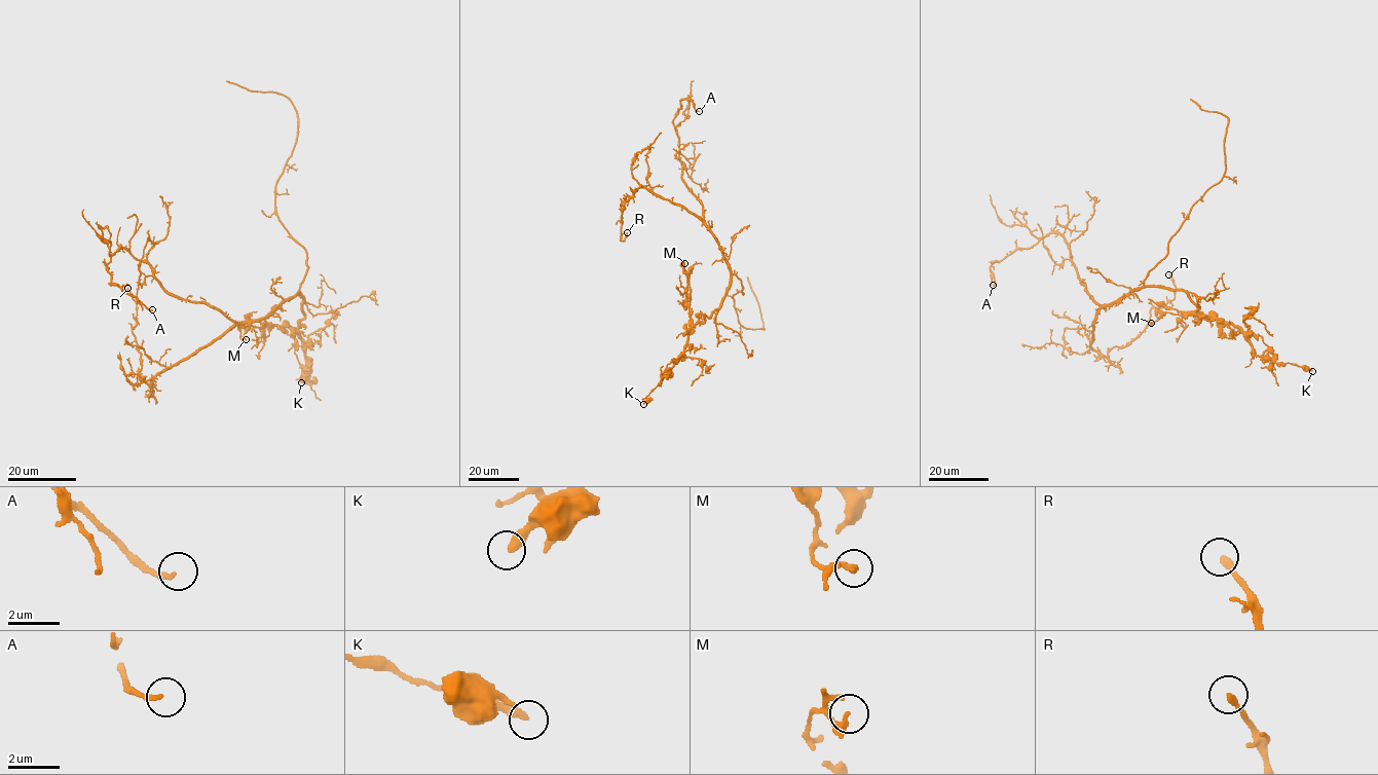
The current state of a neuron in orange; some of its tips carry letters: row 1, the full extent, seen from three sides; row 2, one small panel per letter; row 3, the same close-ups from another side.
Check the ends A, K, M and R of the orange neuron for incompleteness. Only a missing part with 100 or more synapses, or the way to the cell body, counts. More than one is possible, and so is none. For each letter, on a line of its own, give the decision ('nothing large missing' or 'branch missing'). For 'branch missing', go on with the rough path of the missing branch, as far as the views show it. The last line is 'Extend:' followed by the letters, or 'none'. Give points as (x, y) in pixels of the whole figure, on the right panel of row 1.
A: nothing large missing
K: nothing large missing
M: nothing large missing
R: nothing large missing
Extend: none

